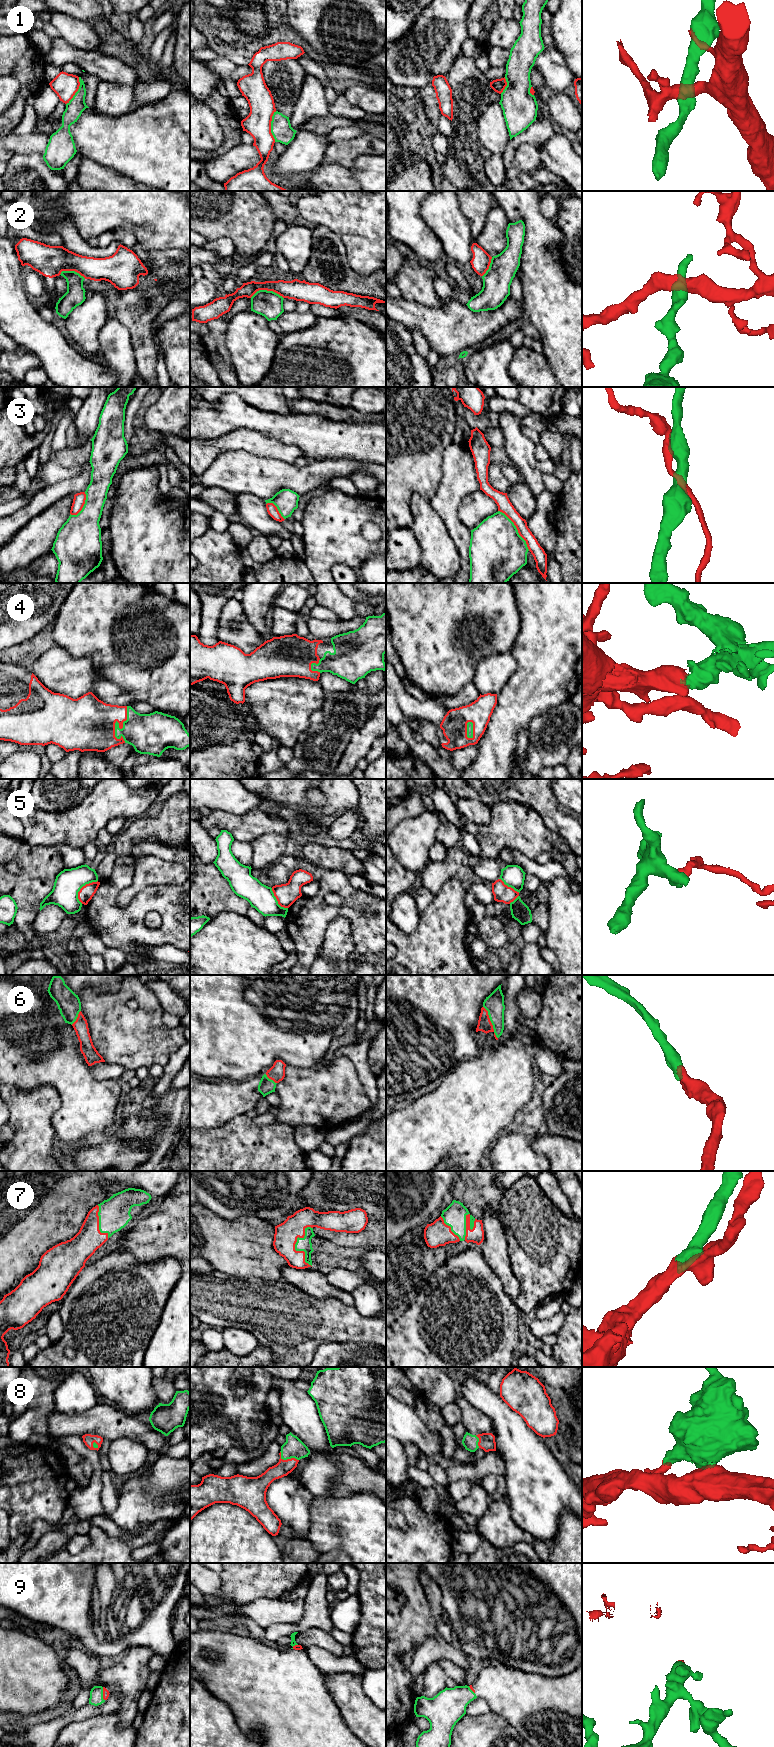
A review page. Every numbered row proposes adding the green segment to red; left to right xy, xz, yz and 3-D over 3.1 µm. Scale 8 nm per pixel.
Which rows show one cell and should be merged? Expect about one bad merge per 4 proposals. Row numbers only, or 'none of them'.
4, 6, 7, 8, 9

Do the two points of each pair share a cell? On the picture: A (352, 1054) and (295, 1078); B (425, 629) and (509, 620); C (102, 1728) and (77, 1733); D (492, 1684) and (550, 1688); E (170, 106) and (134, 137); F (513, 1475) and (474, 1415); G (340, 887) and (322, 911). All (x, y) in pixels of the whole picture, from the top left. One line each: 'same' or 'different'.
A: different
B: same
C: same
D: same
E: same
F: different
G: same

